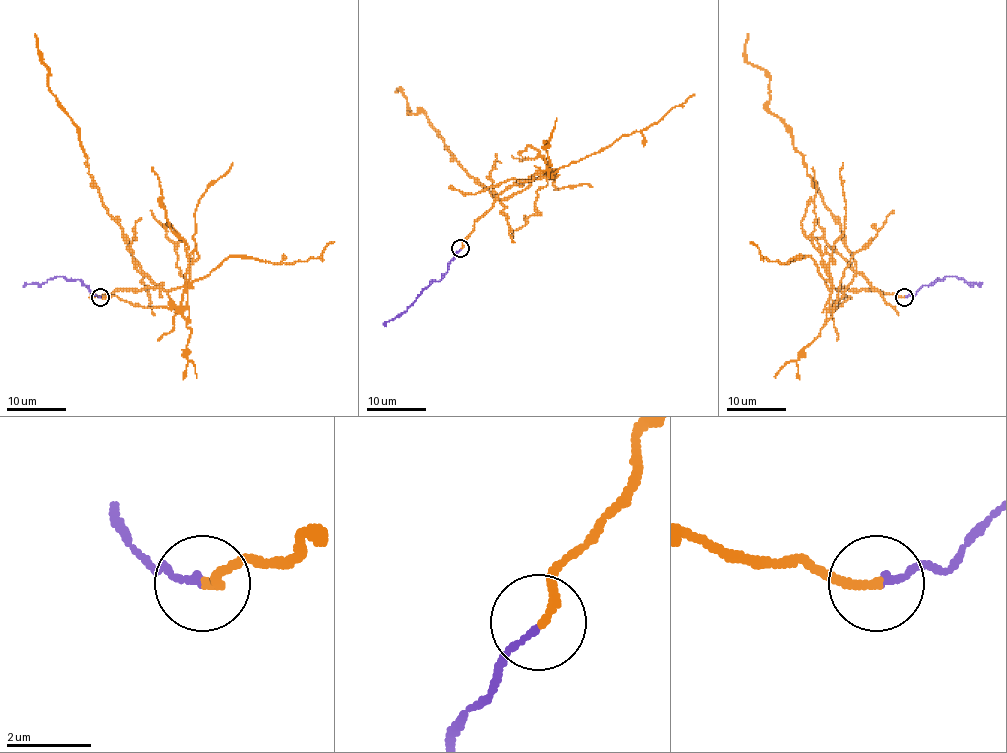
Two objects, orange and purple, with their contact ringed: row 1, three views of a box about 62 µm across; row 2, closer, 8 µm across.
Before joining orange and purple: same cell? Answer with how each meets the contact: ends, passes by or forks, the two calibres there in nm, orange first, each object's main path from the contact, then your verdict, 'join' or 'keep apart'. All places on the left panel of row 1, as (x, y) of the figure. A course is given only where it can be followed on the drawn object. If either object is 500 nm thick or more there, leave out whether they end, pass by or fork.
orange ends | purple ends | 200/160 nm | orange via (101, 297), (183, 287), (177, 306), (132, 255), (101, 201), (80, 131), (48, 86), (35, 34) | purple via (101, 297), (78, 279), (56, 276), (42, 284), (26, 284), (23, 287) | keep apart

